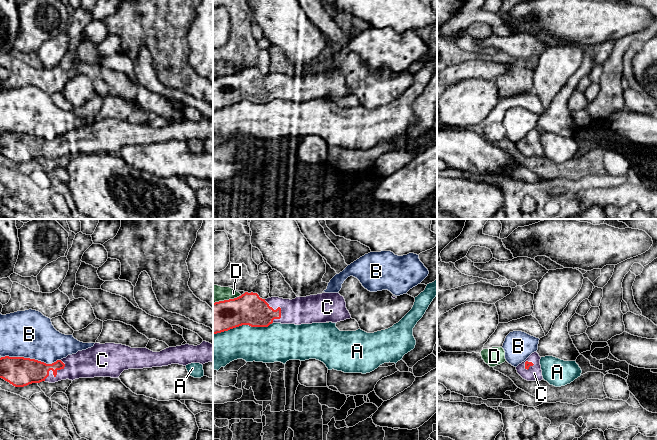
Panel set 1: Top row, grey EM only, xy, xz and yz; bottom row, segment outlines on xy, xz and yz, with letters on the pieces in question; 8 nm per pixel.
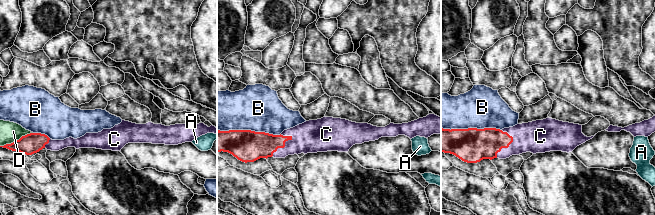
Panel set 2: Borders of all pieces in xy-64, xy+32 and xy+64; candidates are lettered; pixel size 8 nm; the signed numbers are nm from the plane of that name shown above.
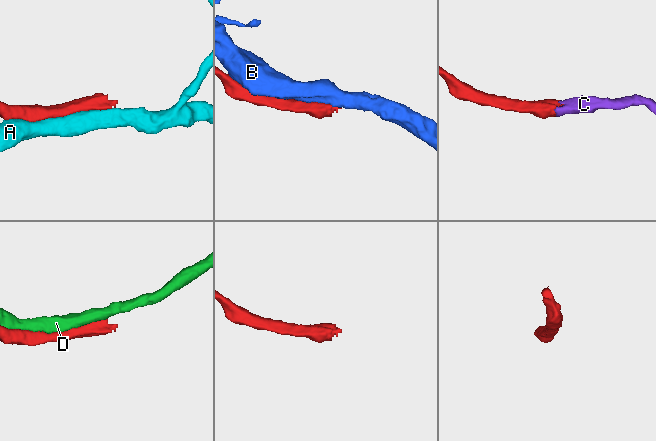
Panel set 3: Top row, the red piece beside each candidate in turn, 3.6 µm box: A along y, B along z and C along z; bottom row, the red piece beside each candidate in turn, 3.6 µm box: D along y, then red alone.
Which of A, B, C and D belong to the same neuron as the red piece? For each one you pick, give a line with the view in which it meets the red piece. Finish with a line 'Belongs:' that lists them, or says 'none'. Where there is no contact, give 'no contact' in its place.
C: meets red in xy
Belongs: C

